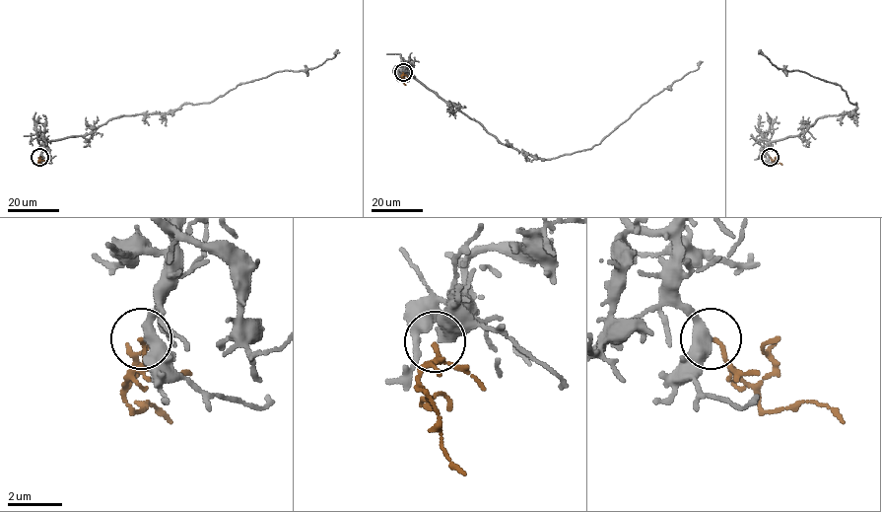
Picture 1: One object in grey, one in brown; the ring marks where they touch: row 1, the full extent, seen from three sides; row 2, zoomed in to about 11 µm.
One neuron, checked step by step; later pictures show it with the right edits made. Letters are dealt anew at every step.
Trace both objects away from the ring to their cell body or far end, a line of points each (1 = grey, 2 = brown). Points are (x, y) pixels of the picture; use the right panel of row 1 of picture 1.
1: (770, 157), (771, 142), (802, 134), (818, 118), (850, 113), (856, 105), (838, 84), (779, 69), (759, 52)
2: (770, 157), (775, 164), (781, 165)

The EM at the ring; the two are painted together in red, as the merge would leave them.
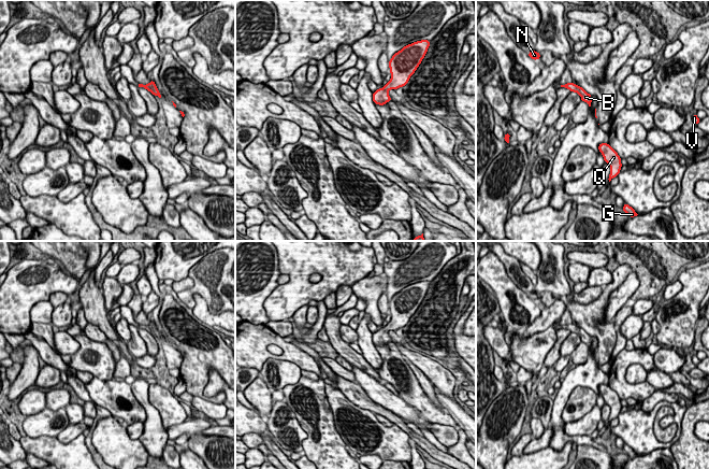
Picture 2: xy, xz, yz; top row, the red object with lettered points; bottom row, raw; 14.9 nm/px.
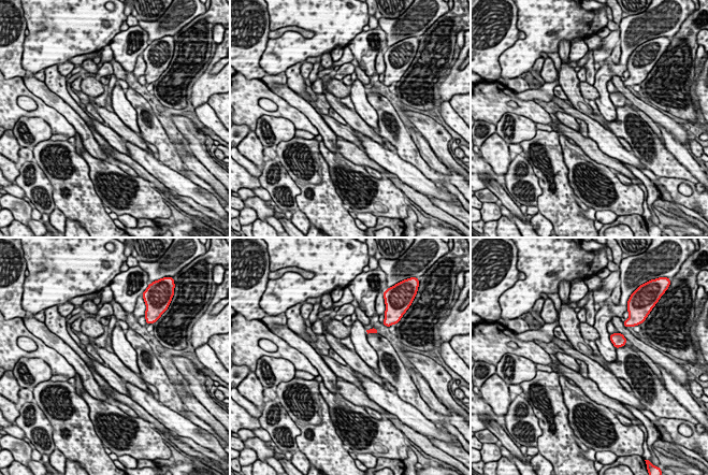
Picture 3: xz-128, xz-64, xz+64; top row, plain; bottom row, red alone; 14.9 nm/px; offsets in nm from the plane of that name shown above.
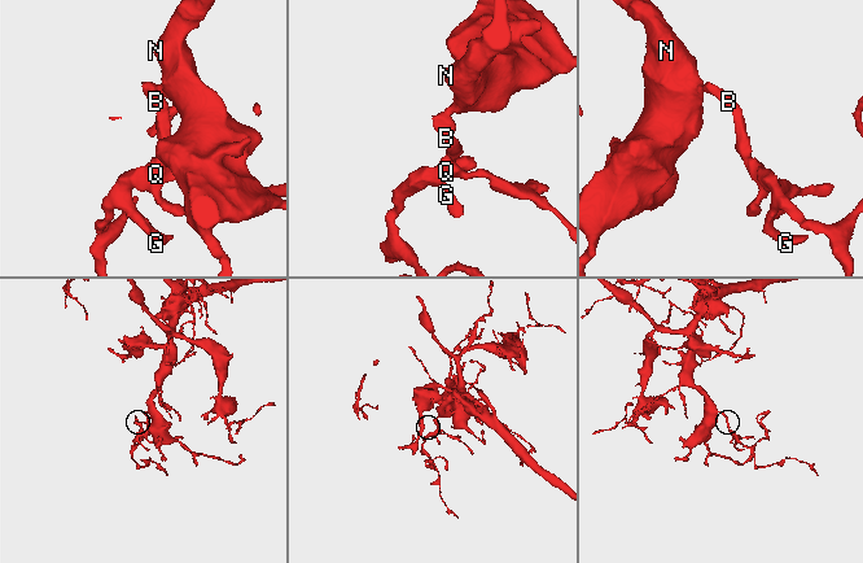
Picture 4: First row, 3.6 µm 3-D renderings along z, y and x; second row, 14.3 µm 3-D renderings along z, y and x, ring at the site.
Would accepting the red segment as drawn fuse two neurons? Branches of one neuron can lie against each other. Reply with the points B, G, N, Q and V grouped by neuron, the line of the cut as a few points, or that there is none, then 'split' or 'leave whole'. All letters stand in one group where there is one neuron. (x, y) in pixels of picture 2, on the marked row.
B G N Q V | no cut | leave whole

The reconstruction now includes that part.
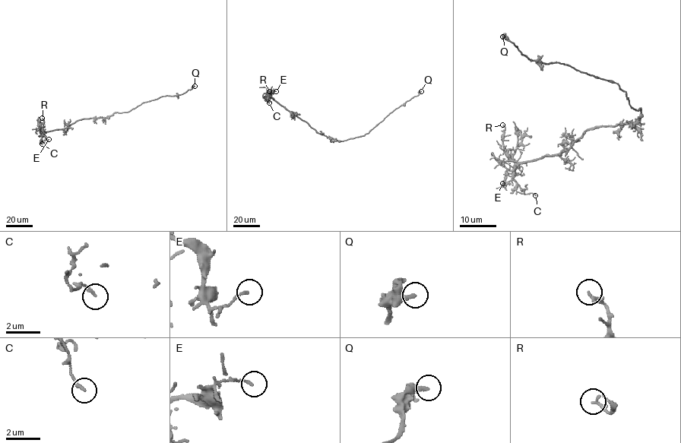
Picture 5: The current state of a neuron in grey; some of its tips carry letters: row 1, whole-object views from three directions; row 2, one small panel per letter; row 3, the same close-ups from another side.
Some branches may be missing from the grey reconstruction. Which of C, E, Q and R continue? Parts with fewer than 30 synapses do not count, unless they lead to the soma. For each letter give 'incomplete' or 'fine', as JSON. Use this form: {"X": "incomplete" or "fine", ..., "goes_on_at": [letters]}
{"C": "fine", "E": "fine", "Q": "fine", "R": "fine", "goes_on_at": []}

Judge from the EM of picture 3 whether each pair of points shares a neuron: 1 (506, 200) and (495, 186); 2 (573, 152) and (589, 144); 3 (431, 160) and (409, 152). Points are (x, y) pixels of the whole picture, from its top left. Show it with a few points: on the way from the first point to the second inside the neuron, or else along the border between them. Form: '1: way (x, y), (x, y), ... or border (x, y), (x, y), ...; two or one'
1: way (503, 197), (497, 189); one
2: border (576, 144), (590, 158), (600, 163); two
3: border (409, 133), (421, 158), (438, 173); two

